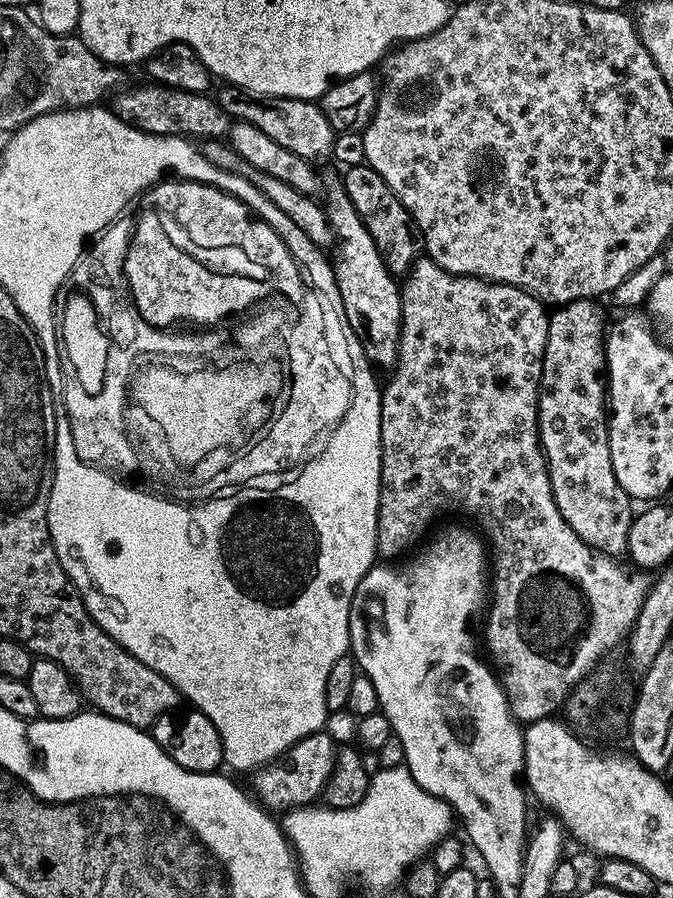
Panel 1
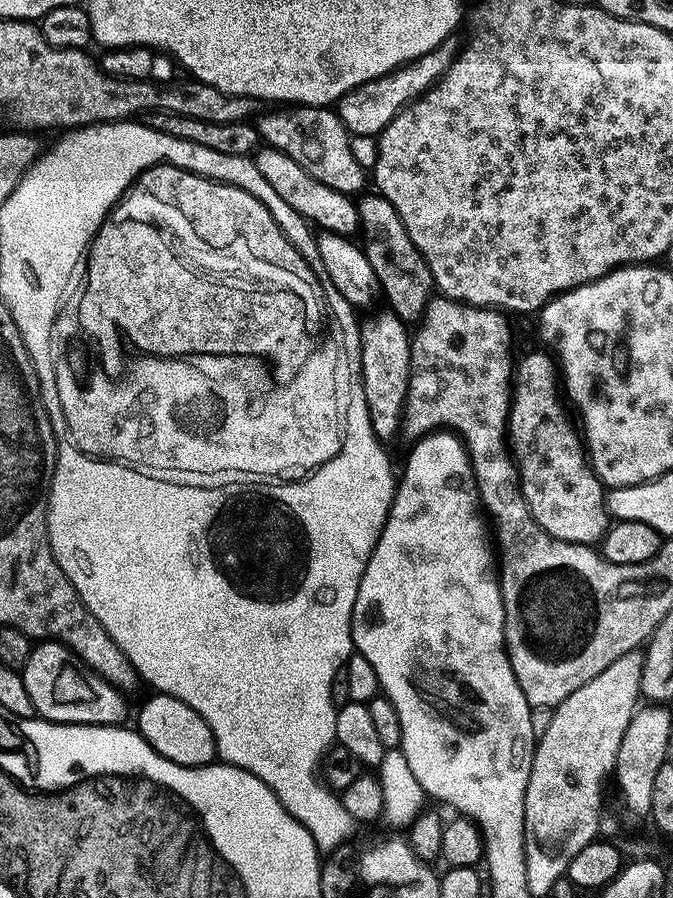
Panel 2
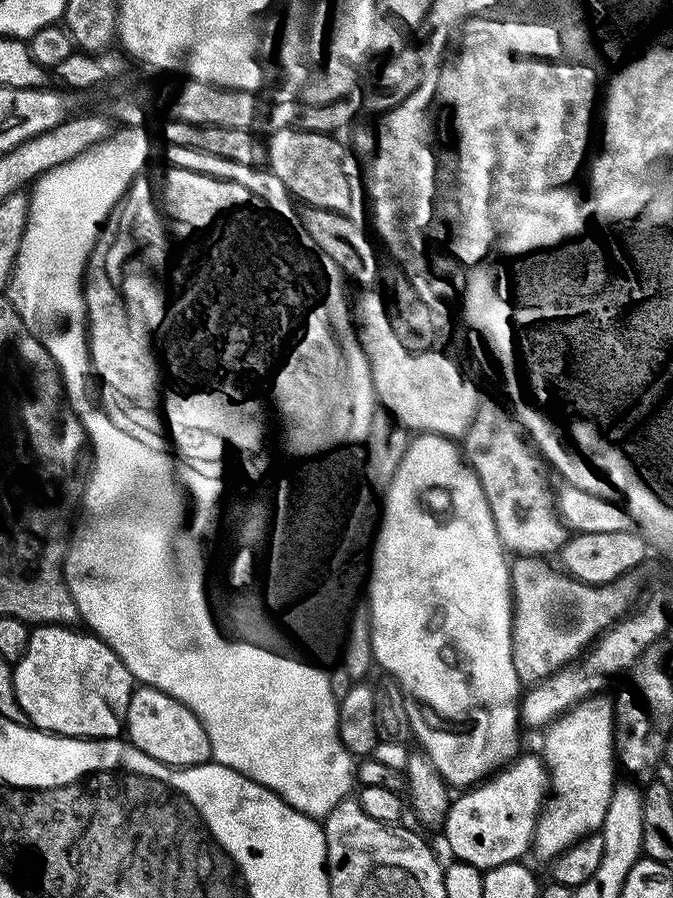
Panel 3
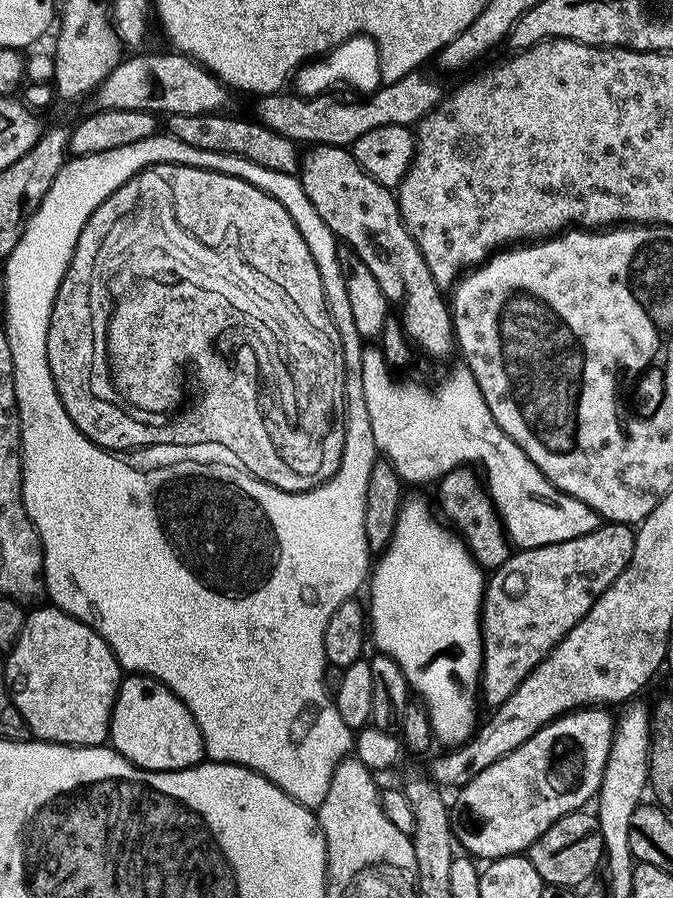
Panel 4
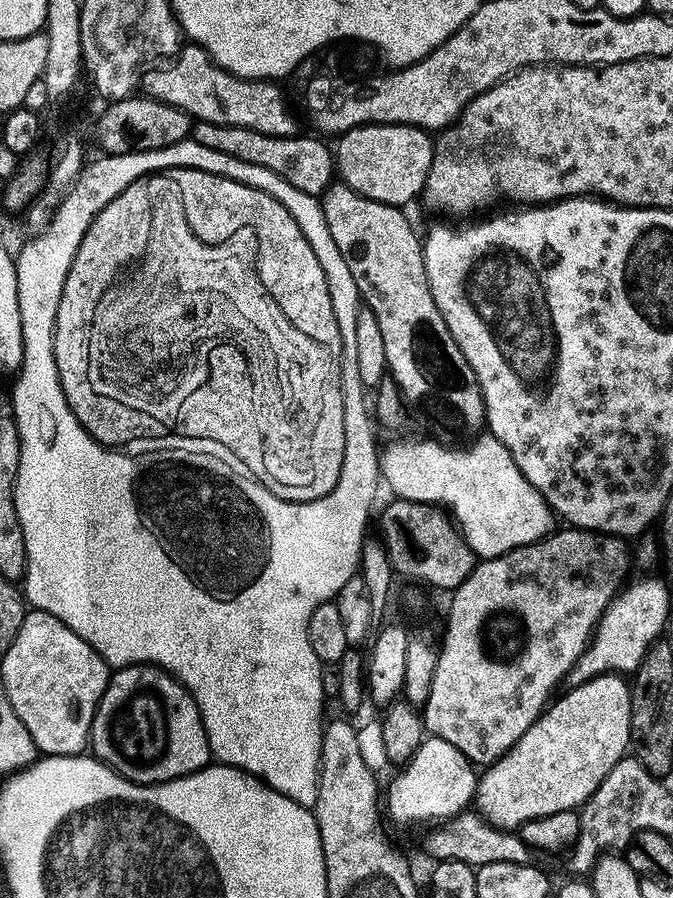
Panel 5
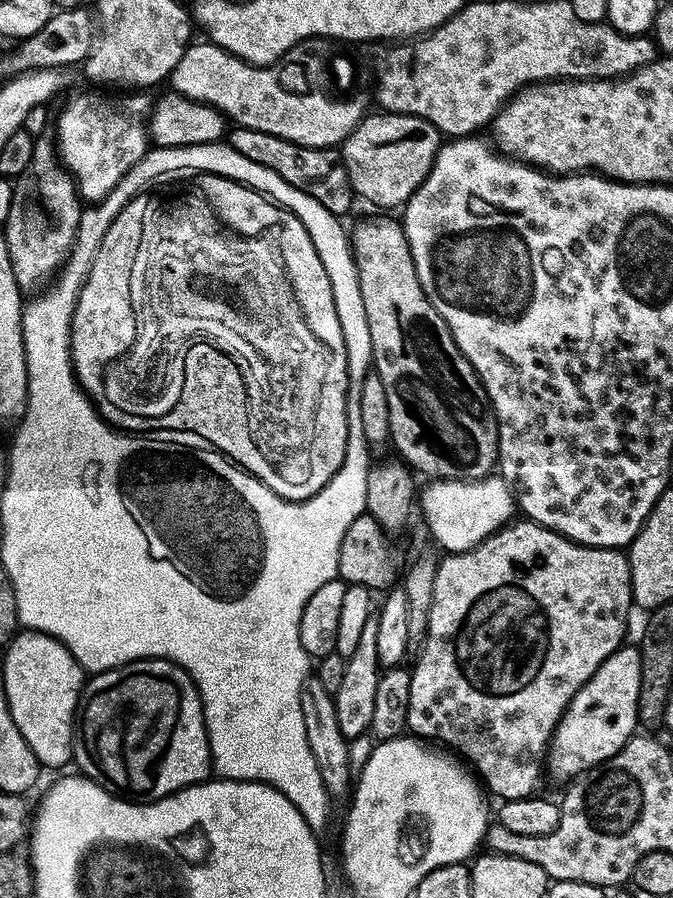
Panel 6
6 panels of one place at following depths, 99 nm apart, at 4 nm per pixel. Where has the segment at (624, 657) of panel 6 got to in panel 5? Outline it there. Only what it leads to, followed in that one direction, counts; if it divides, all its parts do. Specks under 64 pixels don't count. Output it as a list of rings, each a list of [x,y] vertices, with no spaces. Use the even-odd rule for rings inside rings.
[[[623,675],[594,678],[567,691],[567,695],[555,701],[540,721],[519,740],[497,764],[479,777],[476,786],[475,807],[479,815],[501,832],[516,832],[524,825],[550,818],[550,814],[576,812],[583,809],[588,799],[610,778],[610,770],[618,766],[629,755],[632,745],[631,704],[632,689]]]

